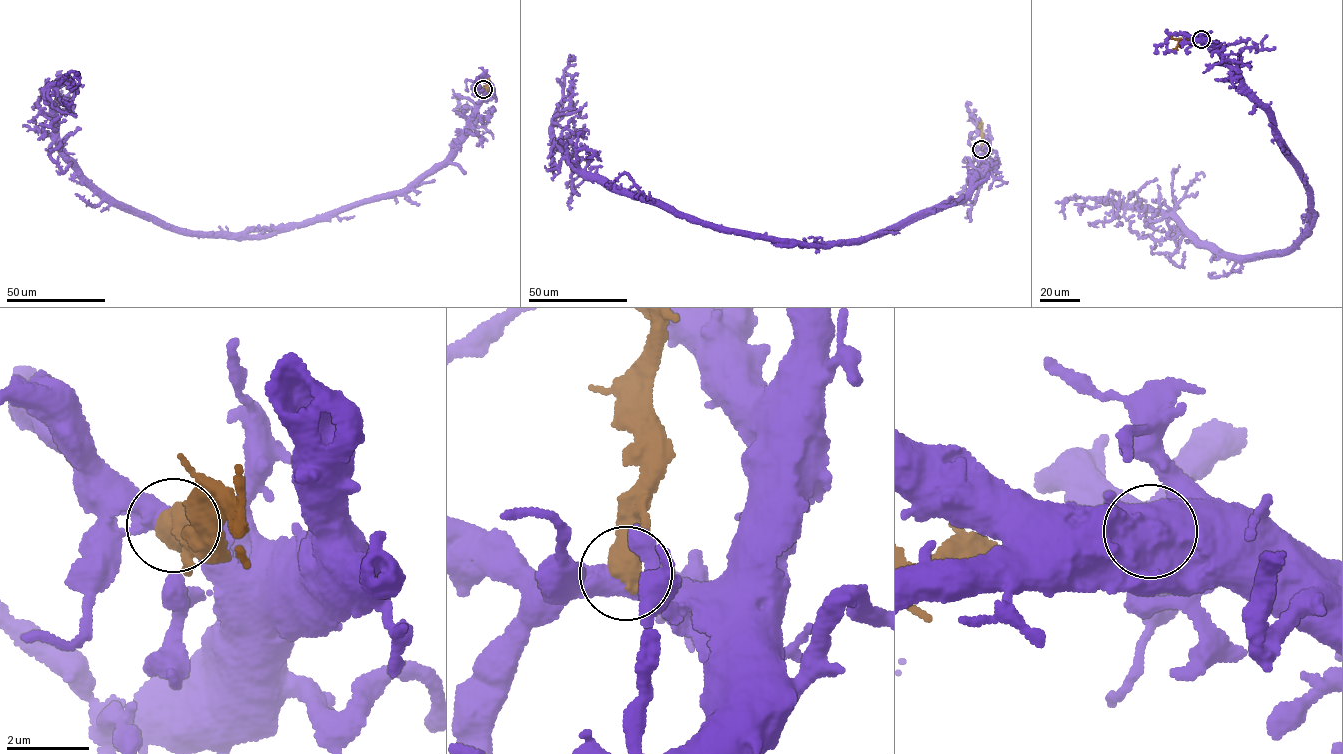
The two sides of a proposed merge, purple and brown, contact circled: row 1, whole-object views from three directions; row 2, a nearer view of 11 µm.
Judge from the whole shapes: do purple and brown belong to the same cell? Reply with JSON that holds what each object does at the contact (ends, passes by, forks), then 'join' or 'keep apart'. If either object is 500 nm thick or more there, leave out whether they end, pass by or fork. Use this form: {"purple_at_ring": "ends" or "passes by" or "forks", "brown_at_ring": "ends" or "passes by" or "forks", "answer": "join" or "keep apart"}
{"answer": "keep apart"}

